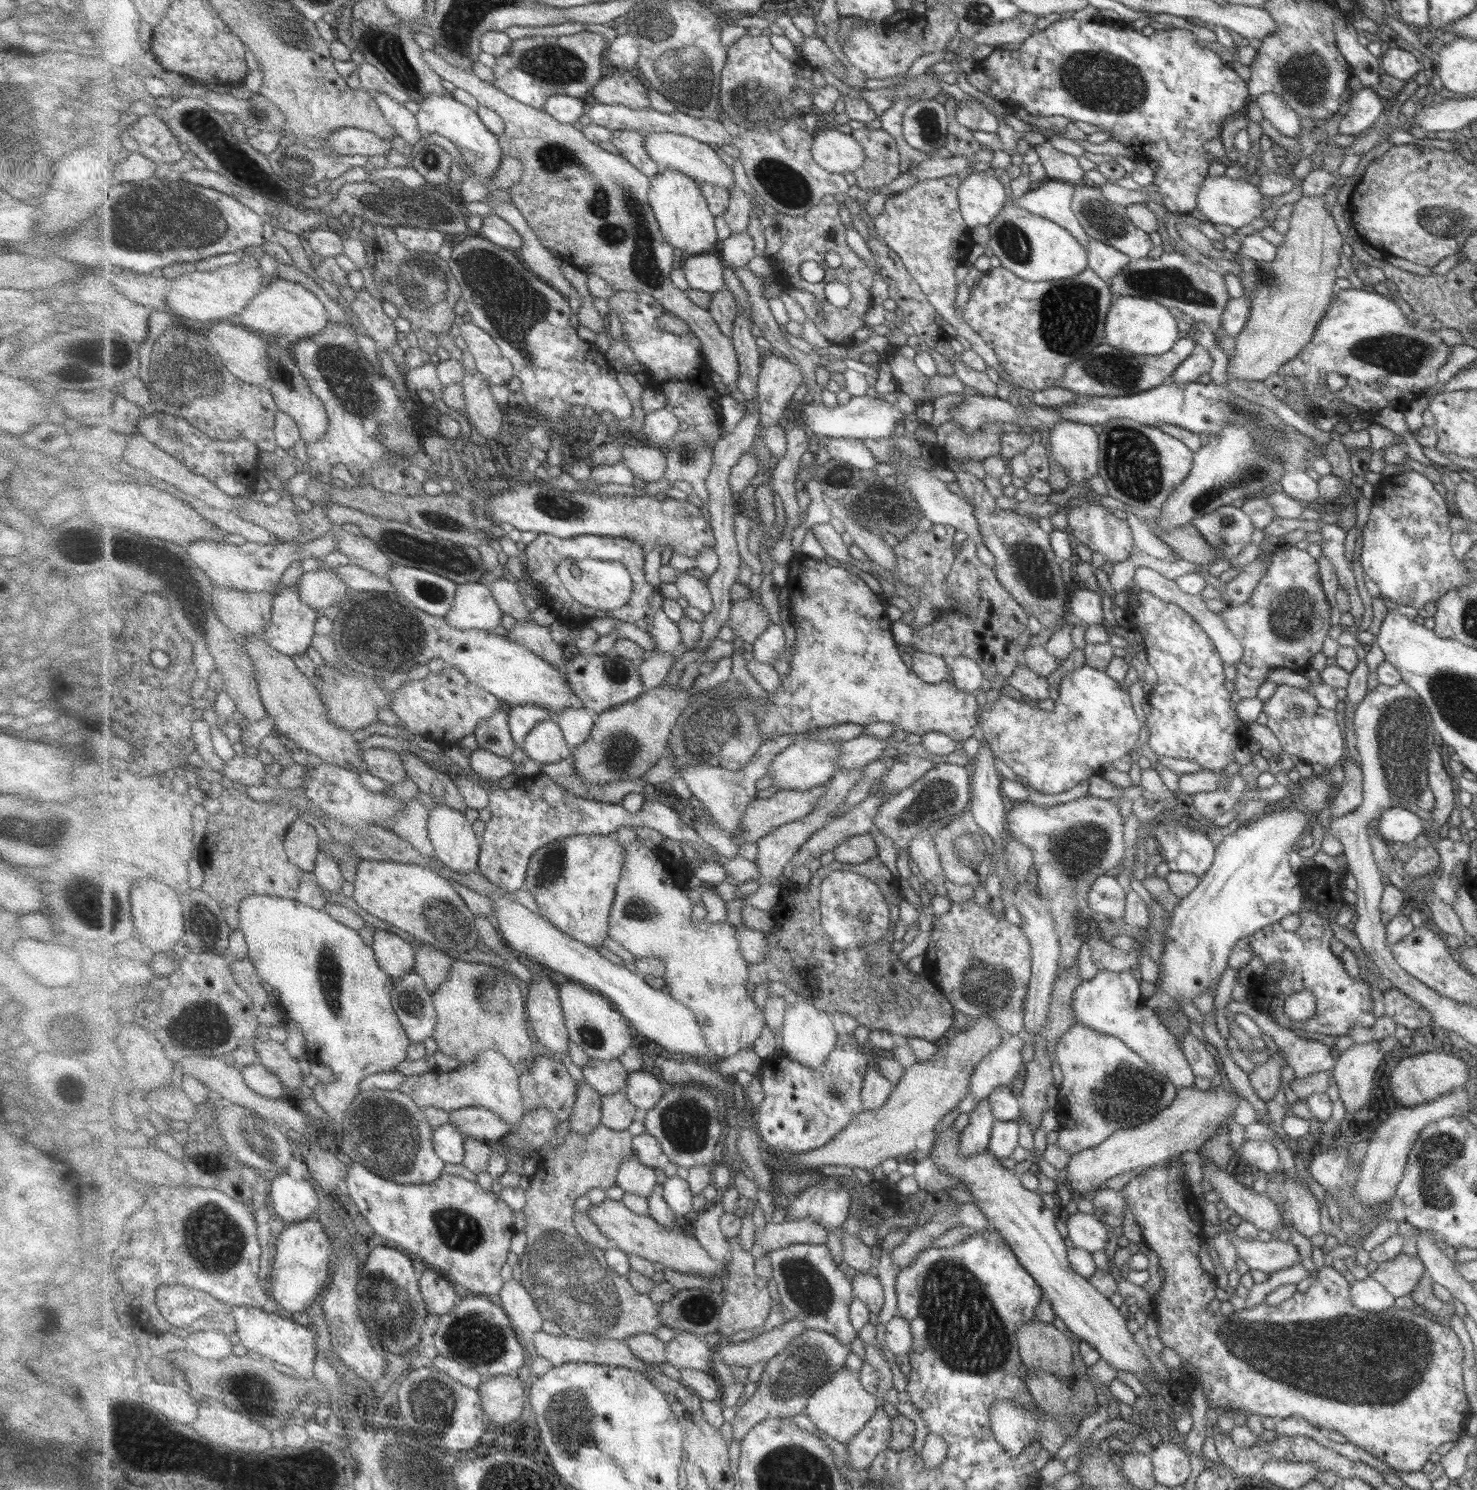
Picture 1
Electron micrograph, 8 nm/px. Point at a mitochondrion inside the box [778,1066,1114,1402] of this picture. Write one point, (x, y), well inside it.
(959, 1319)

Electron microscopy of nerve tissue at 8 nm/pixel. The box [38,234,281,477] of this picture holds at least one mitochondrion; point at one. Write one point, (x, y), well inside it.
(179, 355)

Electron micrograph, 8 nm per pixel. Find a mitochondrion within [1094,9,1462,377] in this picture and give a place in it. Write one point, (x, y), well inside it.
(1307, 76)

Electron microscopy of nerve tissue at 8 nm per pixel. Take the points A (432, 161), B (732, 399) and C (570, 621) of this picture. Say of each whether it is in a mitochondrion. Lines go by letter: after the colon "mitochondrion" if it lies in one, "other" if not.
A: mitochondrion
B: other
C: other

